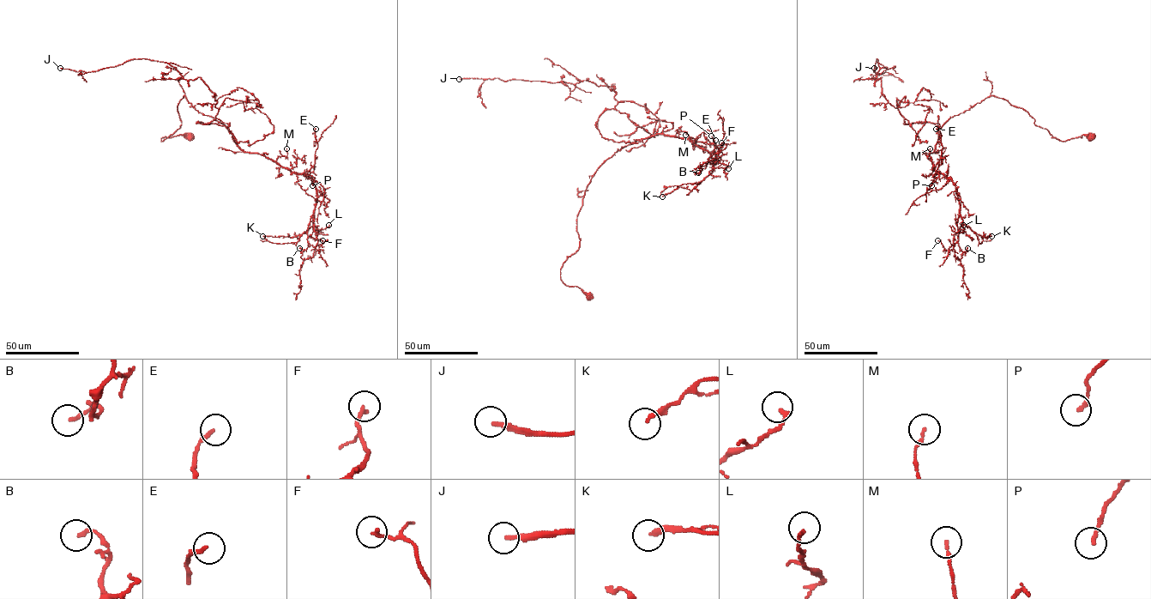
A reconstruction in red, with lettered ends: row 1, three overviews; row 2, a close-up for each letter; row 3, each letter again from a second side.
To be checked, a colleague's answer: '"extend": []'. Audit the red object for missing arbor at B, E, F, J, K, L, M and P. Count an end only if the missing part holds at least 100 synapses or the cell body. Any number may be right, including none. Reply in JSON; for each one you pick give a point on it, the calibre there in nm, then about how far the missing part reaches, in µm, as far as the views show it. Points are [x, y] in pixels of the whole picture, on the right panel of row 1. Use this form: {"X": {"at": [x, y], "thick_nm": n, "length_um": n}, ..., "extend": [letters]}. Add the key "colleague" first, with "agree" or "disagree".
{"colleague": "disagree", "J": {"at": [874, 68], "thick_nm": 200, "length_um": 200}, "extend": ["J"]}

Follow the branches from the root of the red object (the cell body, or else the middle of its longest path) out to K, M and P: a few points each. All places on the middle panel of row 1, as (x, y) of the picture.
K: (590, 296), (560, 270), (596, 171), (659, 134), (715, 160), (691, 190), (662, 196)
M: (590, 296), (566, 285), (560, 270), (579, 246), (576, 215), (591, 178), (635, 141), (685, 135)
P: (590, 296), (560, 270), (579, 246), (576, 215), (596, 171), (641, 139), (712, 144), (711, 136)

